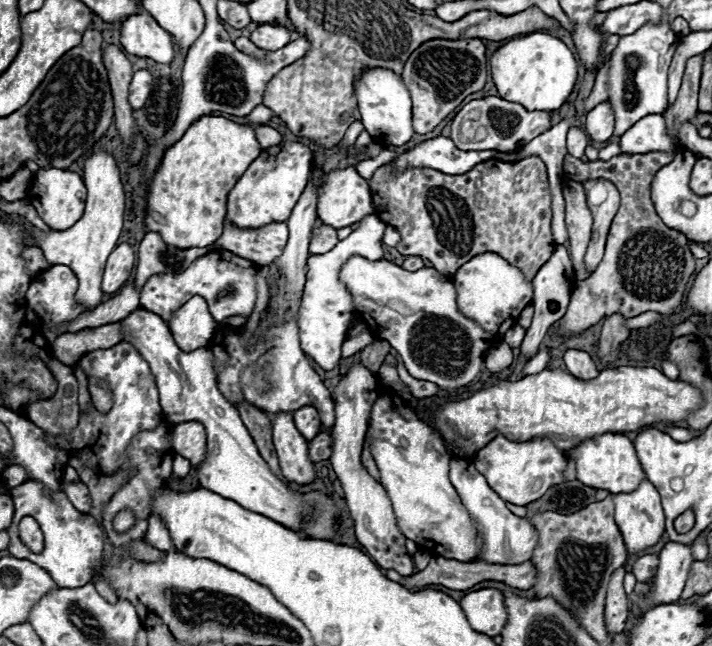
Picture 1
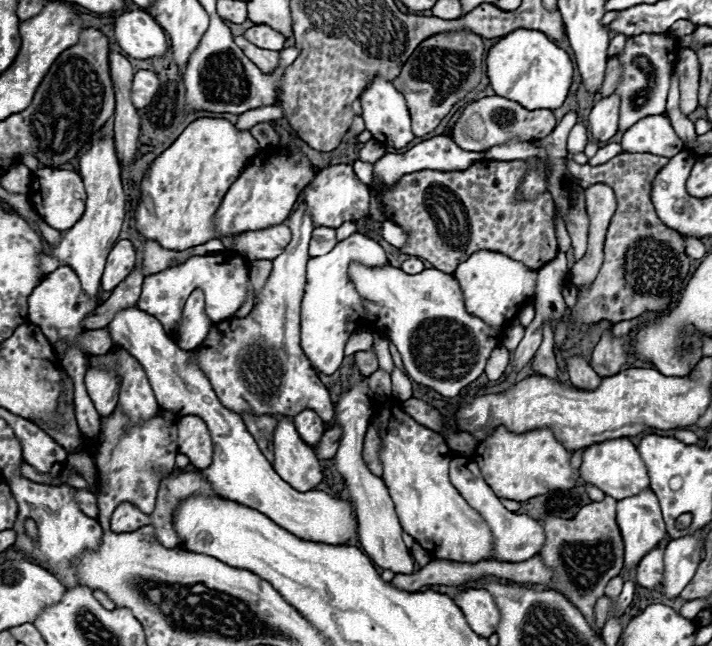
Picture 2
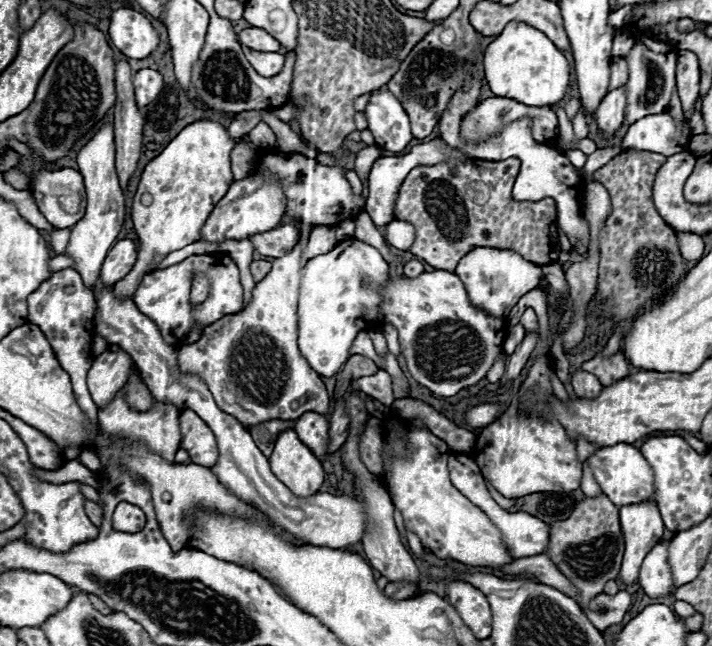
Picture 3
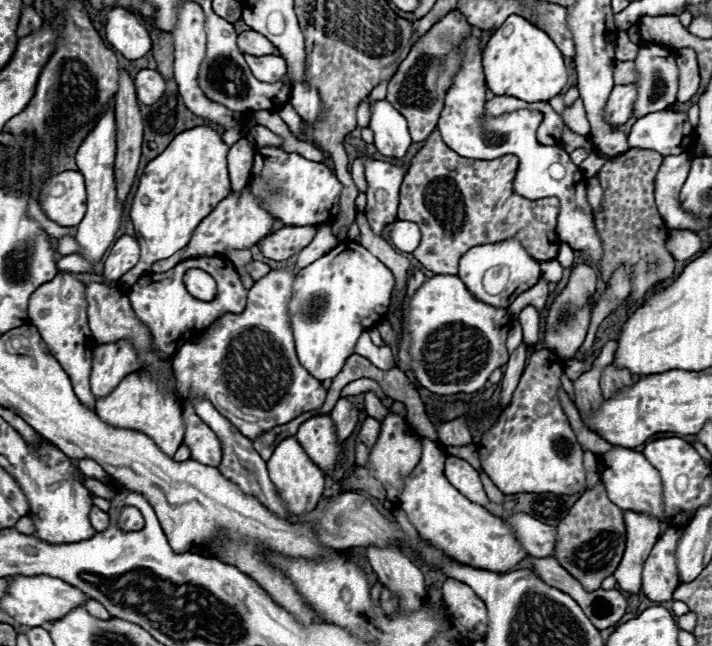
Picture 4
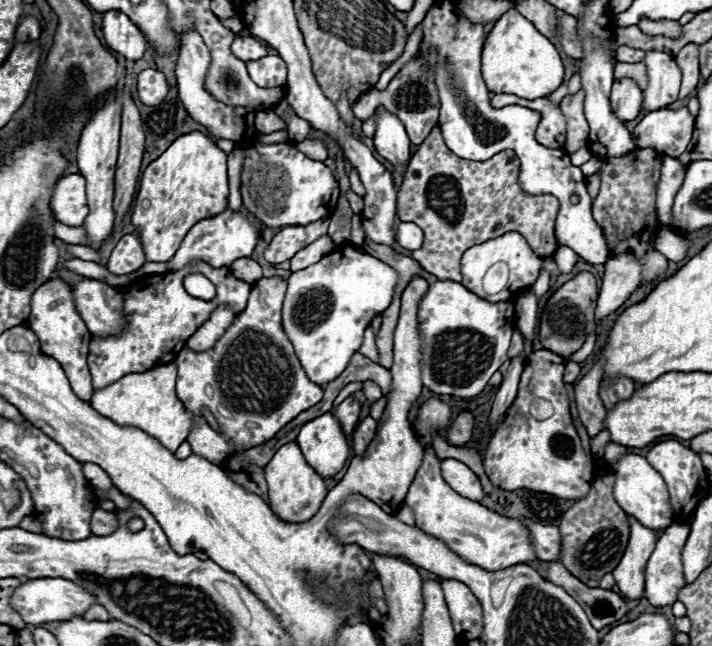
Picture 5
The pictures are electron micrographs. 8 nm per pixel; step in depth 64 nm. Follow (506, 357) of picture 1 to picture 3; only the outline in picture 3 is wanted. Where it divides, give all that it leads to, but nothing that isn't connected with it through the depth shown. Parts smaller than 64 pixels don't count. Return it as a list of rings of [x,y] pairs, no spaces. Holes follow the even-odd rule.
[[[502,354],[502,356],[496,358],[496,362],[492,364],[492,368],[488,370],[488,374],[486,374],[488,382],[498,382],[504,376],[504,370],[506,370],[506,356]]]

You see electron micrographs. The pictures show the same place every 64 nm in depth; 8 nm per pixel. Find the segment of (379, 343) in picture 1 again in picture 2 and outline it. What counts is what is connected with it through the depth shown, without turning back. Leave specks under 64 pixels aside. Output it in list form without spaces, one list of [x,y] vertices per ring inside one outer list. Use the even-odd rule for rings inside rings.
[[[368,350],[368,352],[356,352],[354,354],[354,364],[356,368],[360,368],[360,372],[364,376],[370,376],[378,370],[378,356],[374,350]]]

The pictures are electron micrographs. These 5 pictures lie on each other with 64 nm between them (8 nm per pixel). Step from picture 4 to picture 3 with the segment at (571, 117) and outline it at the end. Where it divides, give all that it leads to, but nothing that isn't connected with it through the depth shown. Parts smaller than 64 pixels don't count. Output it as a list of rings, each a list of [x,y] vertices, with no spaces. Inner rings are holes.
[[[582,110],[576,114],[576,118],[572,120],[572,126],[574,126],[574,136],[576,136],[576,140],[580,140],[580,138],[586,138],[588,136],[588,132],[590,132],[590,128],[588,128],[588,122],[586,122],[586,118],[584,118],[584,114],[582,114]]]

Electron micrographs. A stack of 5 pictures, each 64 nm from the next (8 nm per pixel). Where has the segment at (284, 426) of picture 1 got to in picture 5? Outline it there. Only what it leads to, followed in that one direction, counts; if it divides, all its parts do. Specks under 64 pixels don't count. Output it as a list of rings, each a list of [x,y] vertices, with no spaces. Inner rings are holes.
[[[288,442],[276,450],[272,460],[264,466],[266,480],[268,480],[268,494],[270,494],[270,508],[272,512],[284,520],[284,522],[306,522],[310,520],[324,496],[326,496],[326,484],[320,474],[314,472],[314,468],[304,460],[300,448],[296,442]]]

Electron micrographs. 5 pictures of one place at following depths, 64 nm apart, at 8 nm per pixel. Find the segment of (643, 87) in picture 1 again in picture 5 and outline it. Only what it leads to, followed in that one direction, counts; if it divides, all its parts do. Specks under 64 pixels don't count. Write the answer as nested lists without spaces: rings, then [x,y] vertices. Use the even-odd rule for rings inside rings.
[[[648,50],[642,58],[648,74],[648,86],[642,92],[642,114],[666,108],[668,104],[676,102],[680,90],[680,68],[676,66],[674,58],[666,52]]]

